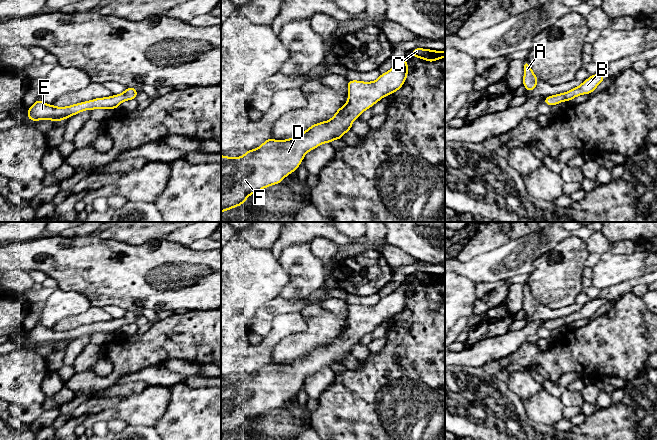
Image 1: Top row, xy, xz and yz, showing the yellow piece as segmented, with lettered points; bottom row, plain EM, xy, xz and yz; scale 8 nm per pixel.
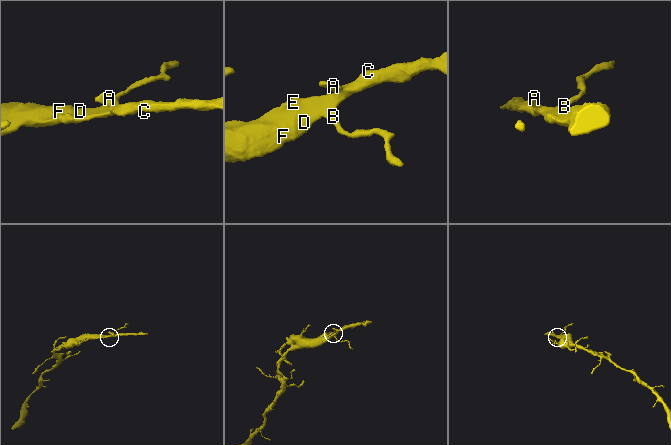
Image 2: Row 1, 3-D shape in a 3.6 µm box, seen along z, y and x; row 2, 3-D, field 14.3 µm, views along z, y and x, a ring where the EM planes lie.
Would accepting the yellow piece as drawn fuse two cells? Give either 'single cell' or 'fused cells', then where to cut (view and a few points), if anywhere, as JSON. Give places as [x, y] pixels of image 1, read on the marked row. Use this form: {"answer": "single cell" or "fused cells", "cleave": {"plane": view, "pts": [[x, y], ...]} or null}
{"answer": "single cell", "cleave": null}

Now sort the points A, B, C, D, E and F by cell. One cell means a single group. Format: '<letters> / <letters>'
A B C D E F

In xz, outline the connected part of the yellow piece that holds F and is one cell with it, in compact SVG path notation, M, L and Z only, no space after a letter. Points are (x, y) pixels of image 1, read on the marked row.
M401 59L388 72L382 73L373 82L357 80L347 81L348 100L345 105L336 110L336 114L329 120L310 126L300 135L282 141L268 138L257 149L247 150L242 157L227 157L221 155L221 213L225 210L241 206L251 194L278 184L284 178L296 171L303 161L305 154L323 143L330 143L334 139L342 140L342 136L352 129L352 121L360 114L371 108L383 97L398 91L408 76L408 60Z

